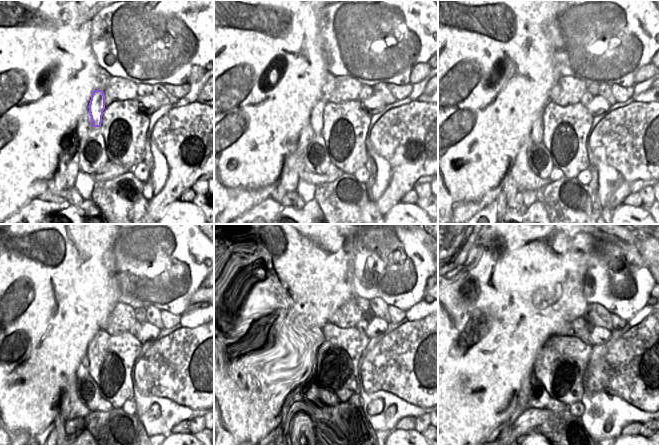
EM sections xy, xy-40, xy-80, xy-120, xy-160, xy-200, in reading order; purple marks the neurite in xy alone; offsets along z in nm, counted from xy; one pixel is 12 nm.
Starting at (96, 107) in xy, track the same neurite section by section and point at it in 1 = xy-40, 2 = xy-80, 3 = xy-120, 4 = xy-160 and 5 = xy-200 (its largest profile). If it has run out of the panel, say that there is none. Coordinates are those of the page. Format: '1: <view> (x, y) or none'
1: xy-40 (316, 117)
2: xy-80 (536, 133)
3: xy-120 (83, 369)
4: xy-160 (307, 373)
5: xy-200 (523, 396)

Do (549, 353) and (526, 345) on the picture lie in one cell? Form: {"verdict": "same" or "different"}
{"verdict": "different"}

